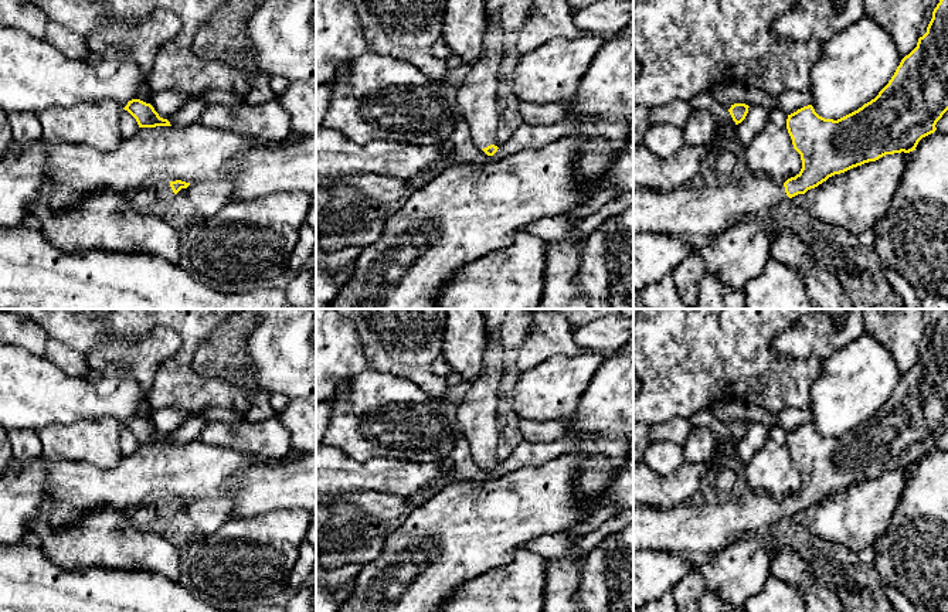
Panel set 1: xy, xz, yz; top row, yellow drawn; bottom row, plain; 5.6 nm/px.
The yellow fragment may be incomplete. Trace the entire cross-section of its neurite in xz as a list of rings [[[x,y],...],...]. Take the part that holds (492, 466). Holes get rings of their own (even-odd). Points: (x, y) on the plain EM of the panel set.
[[[483,309],[489,336],[483,368],[479,377],[473,380],[470,390],[456,411],[462,436],[468,441],[476,463],[487,473],[493,473],[499,466],[493,462],[493,456],[499,443],[496,429],[497,387],[504,371],[506,350],[499,334],[506,310]]]

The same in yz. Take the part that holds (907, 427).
[[[948,309],[932,329],[927,350],[905,373],[888,401],[870,419],[837,436],[819,434],[812,422],[788,432],[786,446],[794,466],[801,472],[802,486],[785,500],[748,489],[726,503],[679,506],[656,510],[633,504],[633,550],[656,550],[686,555],[720,552],[731,543],[747,537],[778,518],[818,504],[829,494],[845,490],[886,472],[910,470],[918,459],[937,448],[935,442],[948,428]]]

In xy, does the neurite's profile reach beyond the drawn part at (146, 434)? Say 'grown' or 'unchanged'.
unchanged

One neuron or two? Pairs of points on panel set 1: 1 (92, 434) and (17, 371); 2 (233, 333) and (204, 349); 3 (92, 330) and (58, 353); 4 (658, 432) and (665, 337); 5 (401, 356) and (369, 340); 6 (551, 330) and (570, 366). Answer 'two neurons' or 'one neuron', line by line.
1: two neurons
2: one neuron
3: two neurons
4: two neurons
5: one neuron
6: two neurons

